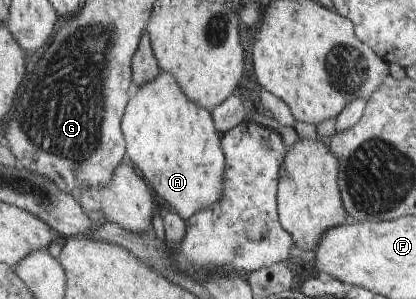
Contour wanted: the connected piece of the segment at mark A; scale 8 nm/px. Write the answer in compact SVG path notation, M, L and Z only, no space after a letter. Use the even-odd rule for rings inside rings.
M161 69L159 75L139 87L127 107L121 127L126 135L127 158L137 168L160 198L163 198L185 221L198 211L211 207L222 196L228 167L225 150L212 113L186 96L176 77Z

